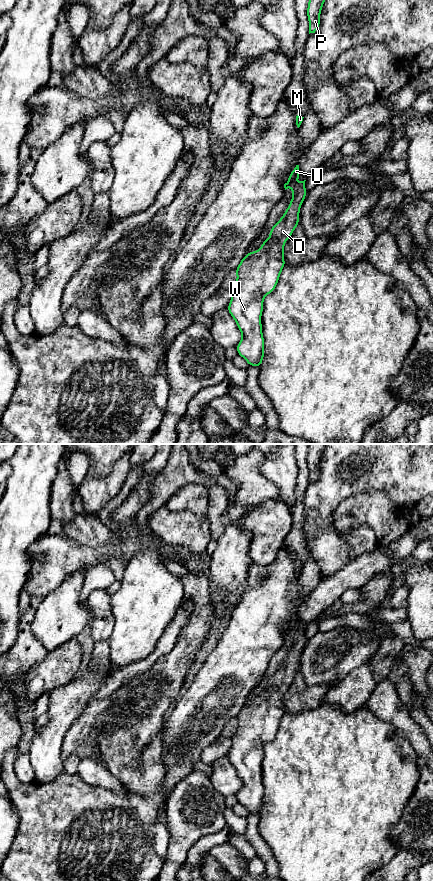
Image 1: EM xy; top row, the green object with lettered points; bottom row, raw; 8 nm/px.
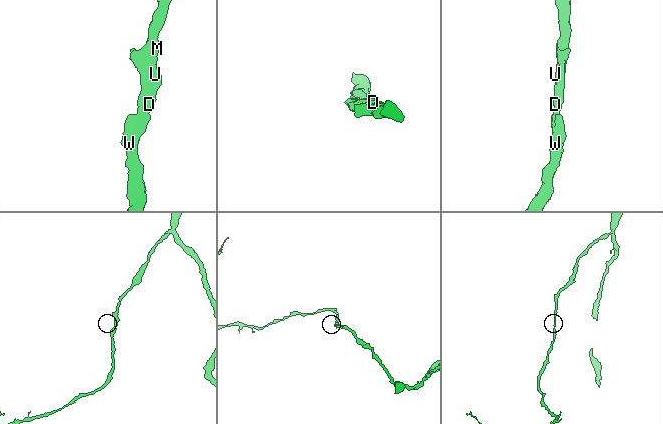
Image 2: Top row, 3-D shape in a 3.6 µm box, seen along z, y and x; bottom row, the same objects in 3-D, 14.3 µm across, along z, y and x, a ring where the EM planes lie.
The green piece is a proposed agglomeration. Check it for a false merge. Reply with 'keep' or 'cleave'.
keep

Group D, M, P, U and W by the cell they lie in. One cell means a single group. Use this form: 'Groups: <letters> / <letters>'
Groups: D M P U W

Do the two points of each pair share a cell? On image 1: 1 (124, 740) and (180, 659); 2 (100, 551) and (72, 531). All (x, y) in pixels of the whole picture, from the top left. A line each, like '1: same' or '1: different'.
1: same
2: different

